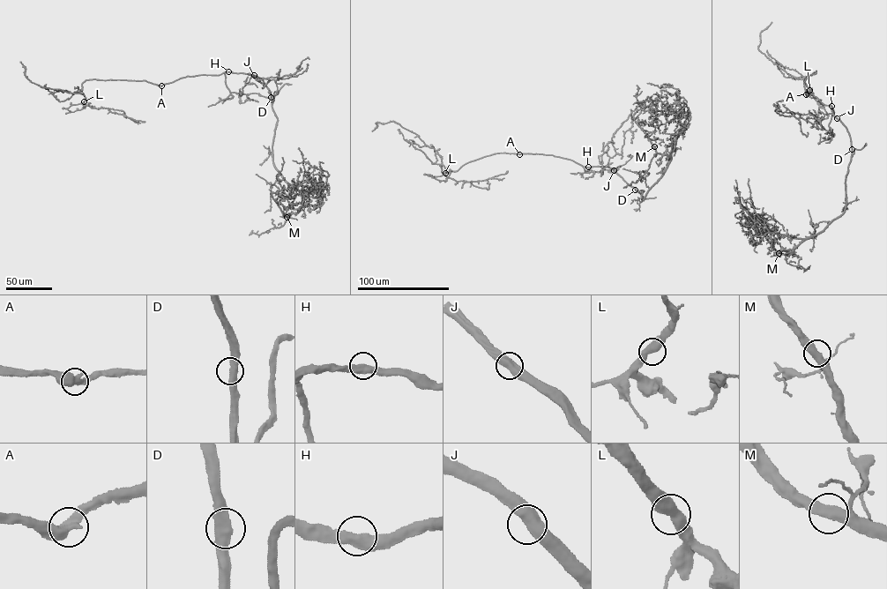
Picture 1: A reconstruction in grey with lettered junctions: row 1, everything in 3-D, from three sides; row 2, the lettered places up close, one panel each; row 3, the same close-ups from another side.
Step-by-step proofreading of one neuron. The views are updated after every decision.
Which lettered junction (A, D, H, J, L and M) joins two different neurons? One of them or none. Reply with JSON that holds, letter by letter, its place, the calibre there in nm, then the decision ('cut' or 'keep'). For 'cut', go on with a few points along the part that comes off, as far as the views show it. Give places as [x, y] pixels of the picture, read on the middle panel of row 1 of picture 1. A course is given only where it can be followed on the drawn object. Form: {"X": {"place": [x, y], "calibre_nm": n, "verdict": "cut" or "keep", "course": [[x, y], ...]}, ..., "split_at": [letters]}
{"A": {"place": [519, 154], "calibre_nm": 550, "verdict": "keep"}, "D": {"place": [635, 190], "calibre_nm": 550, "verdict": "keep"}, "H": {"place": [588, 167], "calibre_nm": 550, "verdict": "keep"}, "J": {"place": [614, 170], "calibre_nm": 550, "verdict": "keep"}, "L": {"place": [445, 173], "calibre_nm": 500, "verdict": "keep"}, "M": {"place": [654, 146], "calibre_nm": 500, "verdict": "keep"}, "split_at": []}

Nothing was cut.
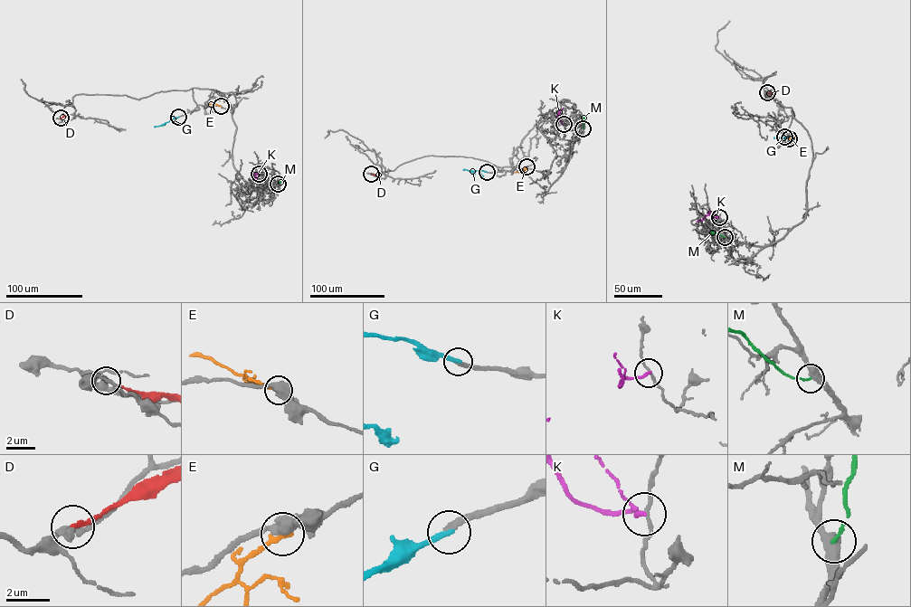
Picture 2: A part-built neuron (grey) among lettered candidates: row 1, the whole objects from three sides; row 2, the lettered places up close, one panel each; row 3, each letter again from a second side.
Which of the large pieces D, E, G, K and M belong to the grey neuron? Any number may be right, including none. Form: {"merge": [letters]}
{"merge": ["G"]}

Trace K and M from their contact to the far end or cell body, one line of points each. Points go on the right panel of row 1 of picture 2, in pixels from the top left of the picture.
K: (719, 217), (708, 214), (697, 222)
M: (725, 237), (711, 232)

